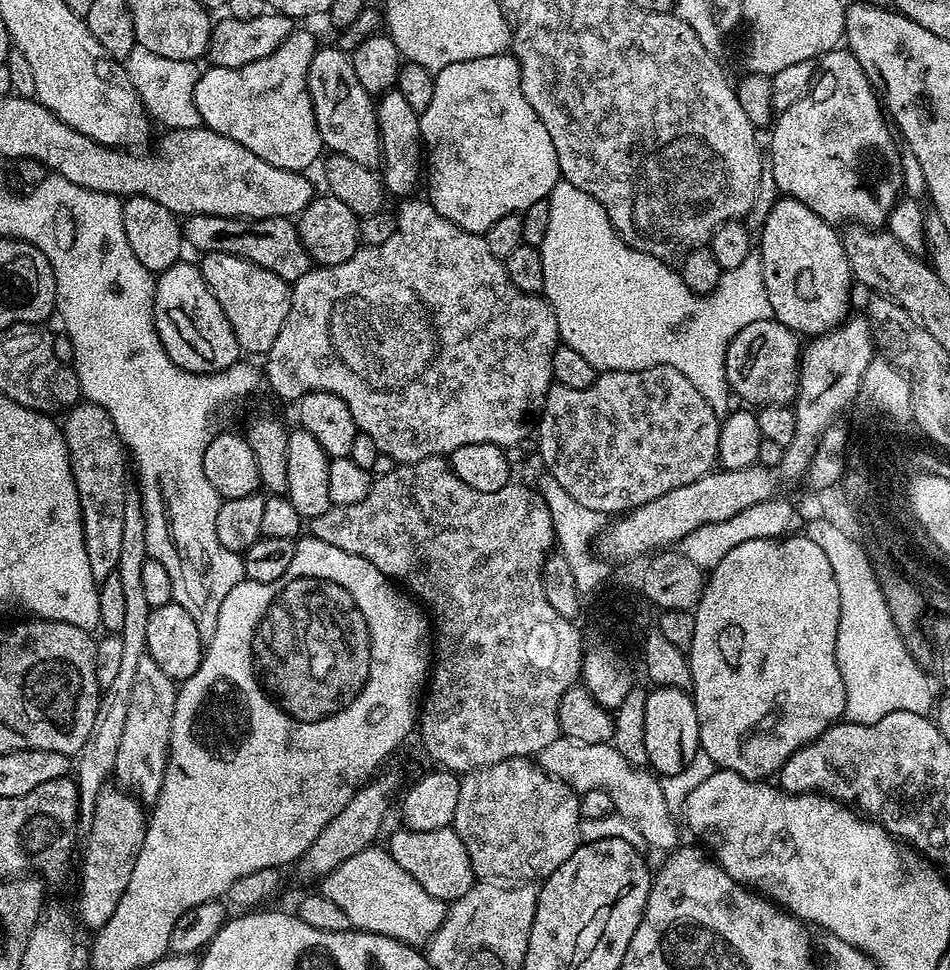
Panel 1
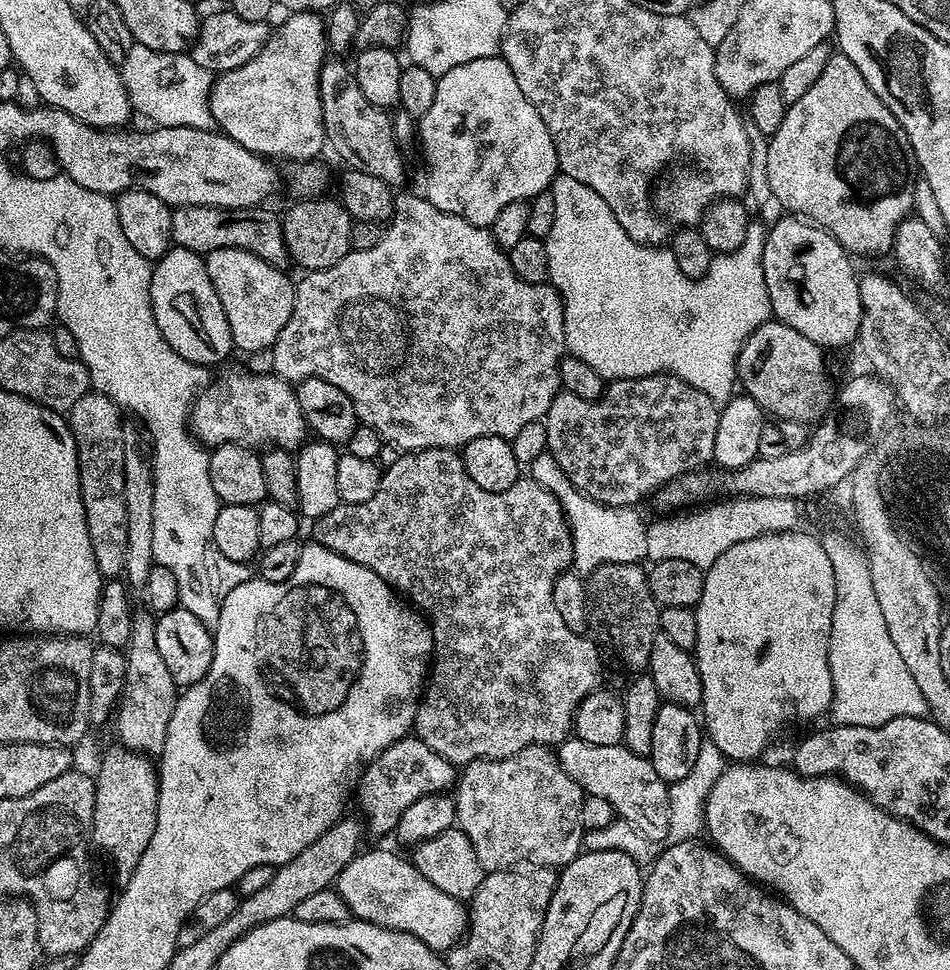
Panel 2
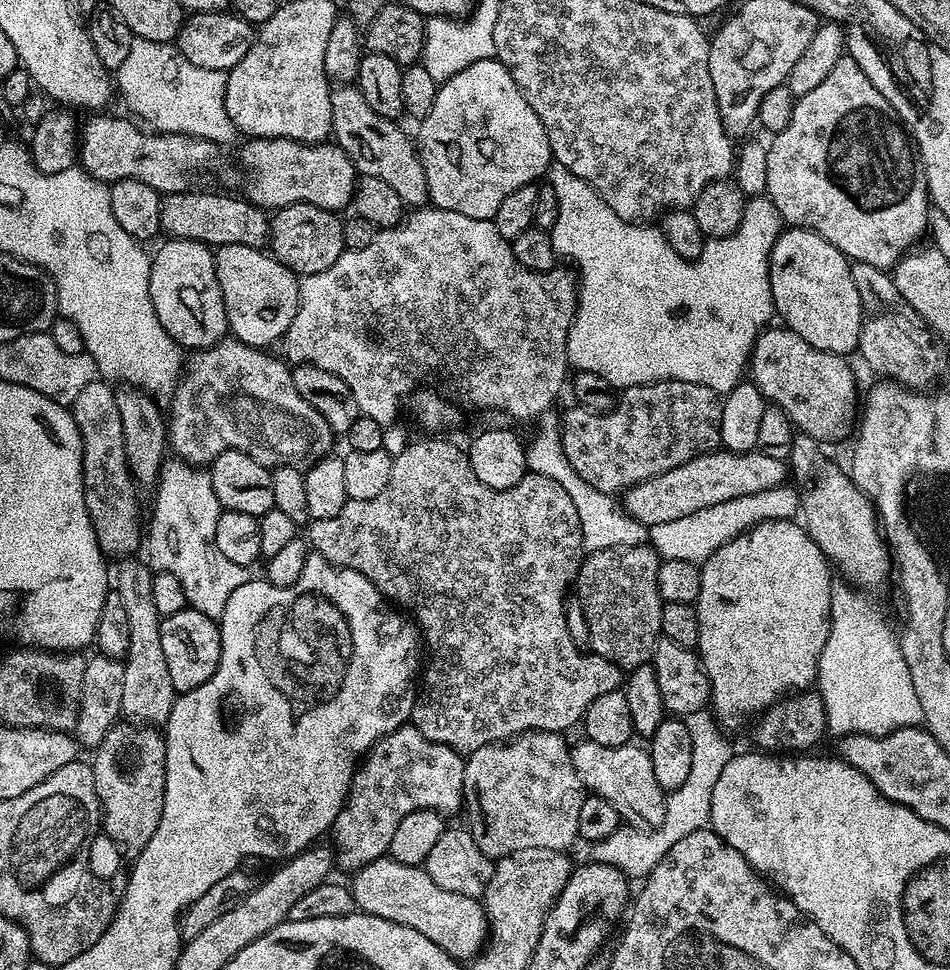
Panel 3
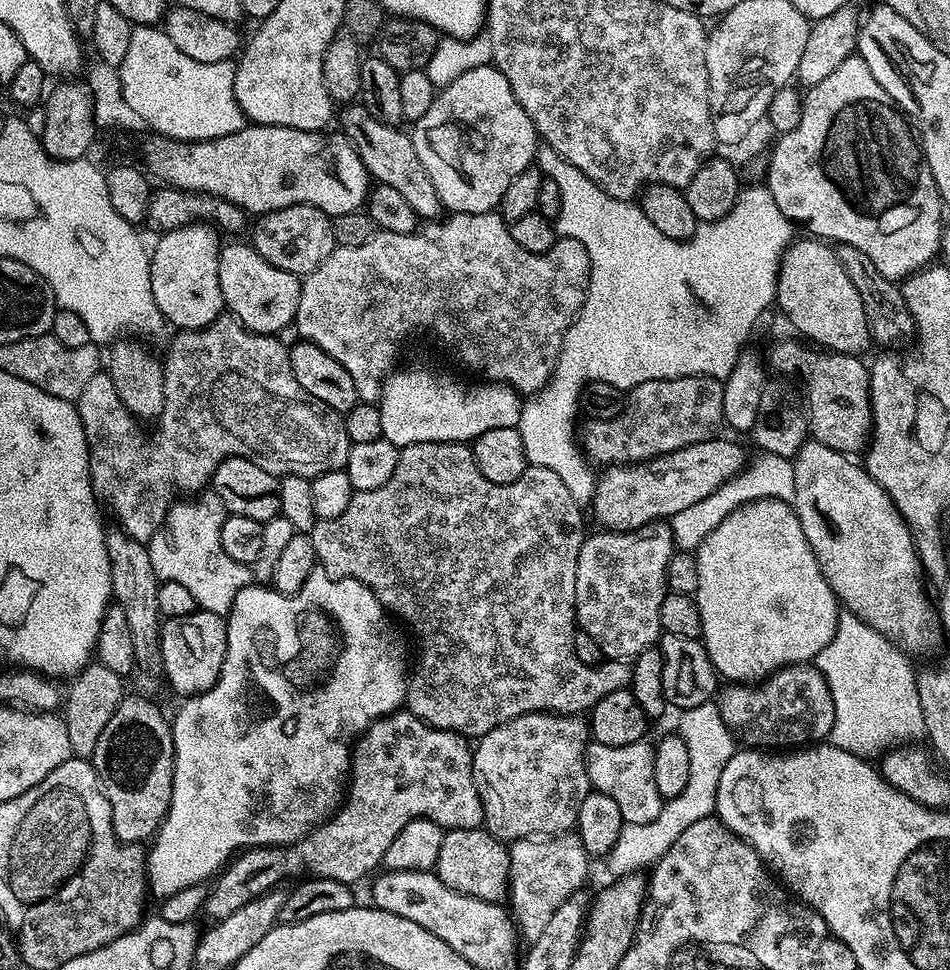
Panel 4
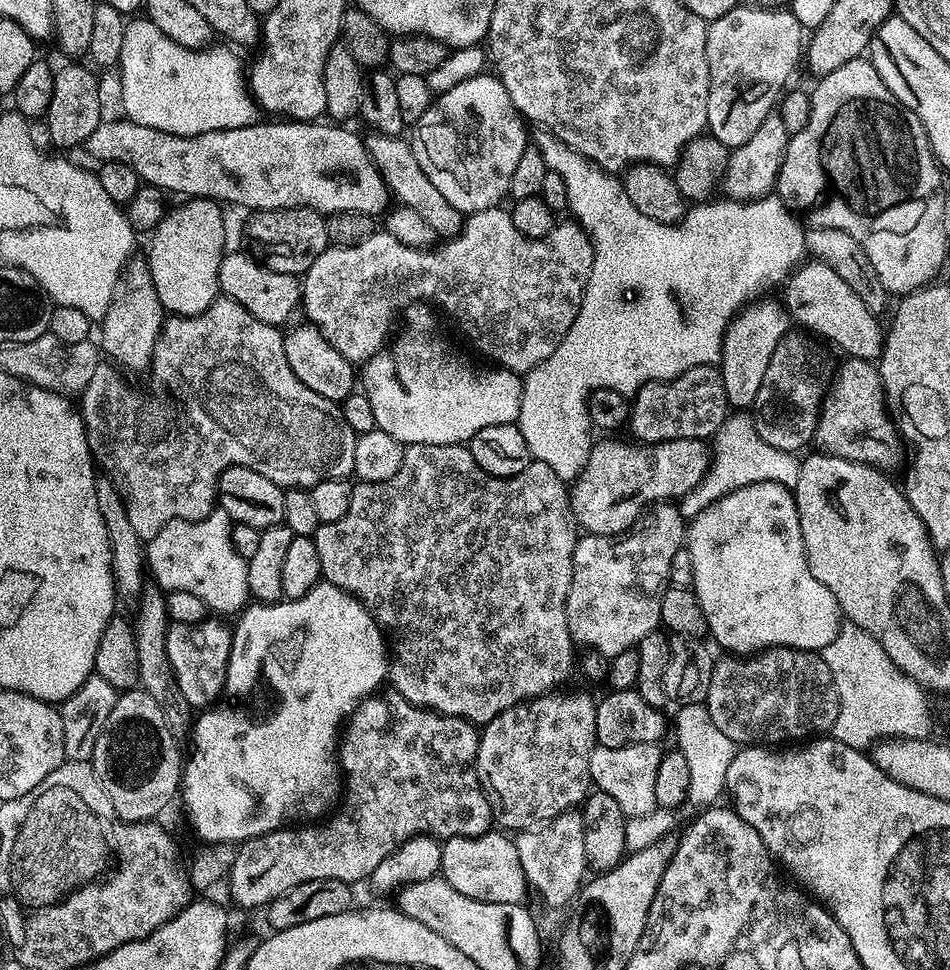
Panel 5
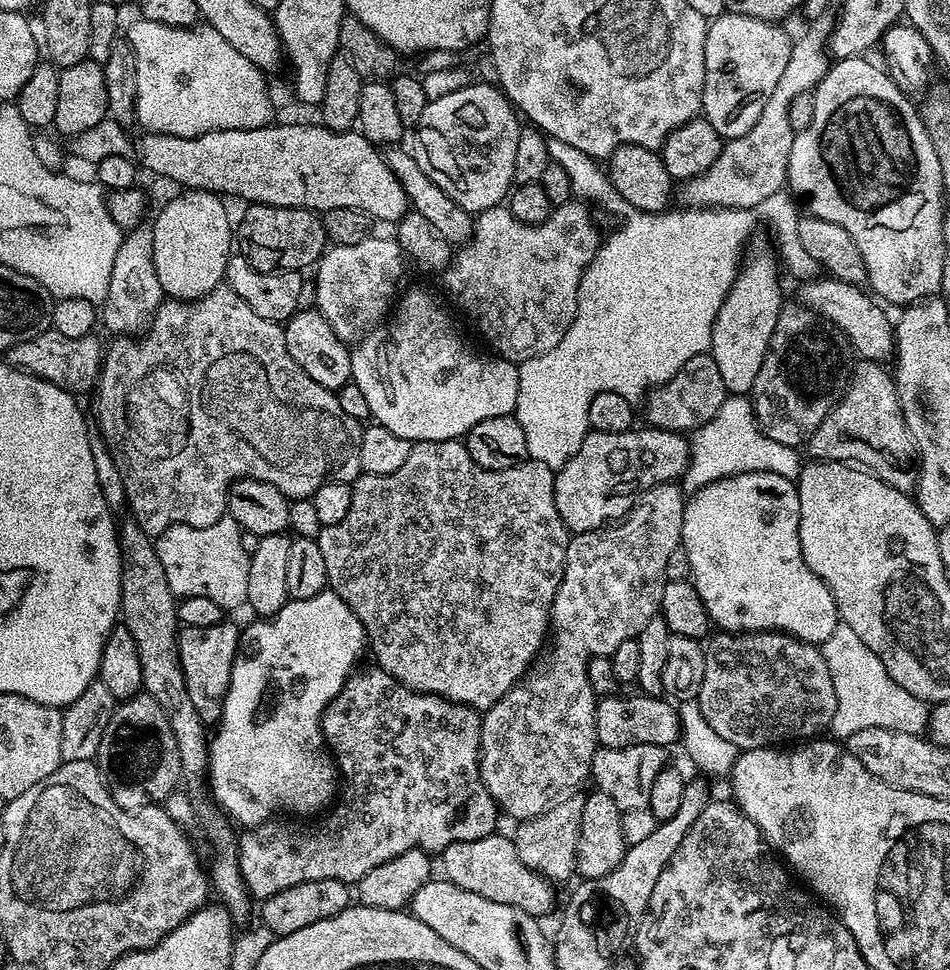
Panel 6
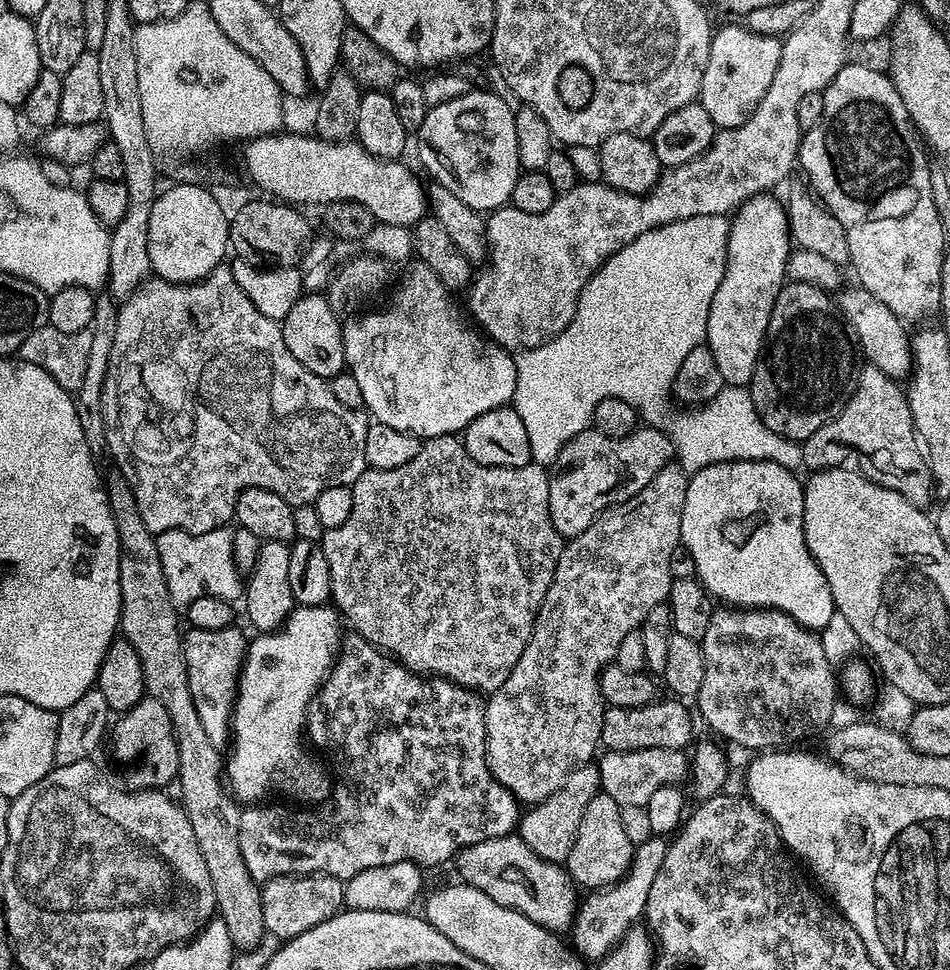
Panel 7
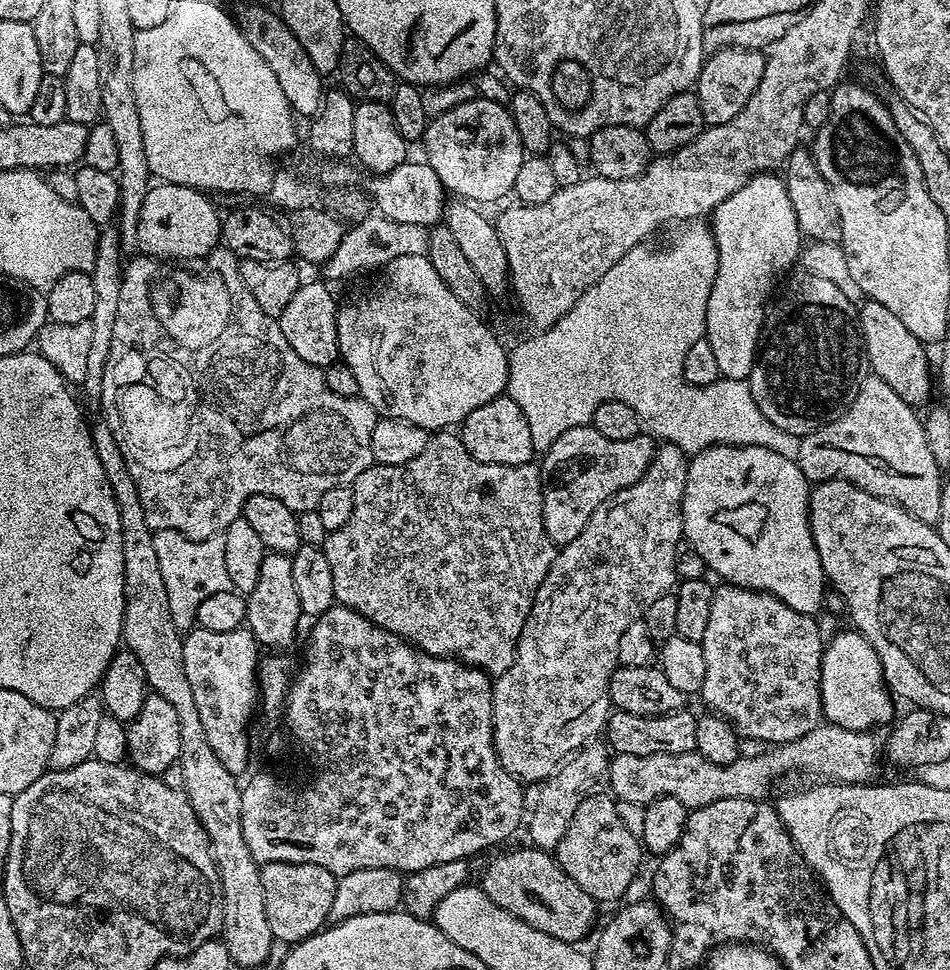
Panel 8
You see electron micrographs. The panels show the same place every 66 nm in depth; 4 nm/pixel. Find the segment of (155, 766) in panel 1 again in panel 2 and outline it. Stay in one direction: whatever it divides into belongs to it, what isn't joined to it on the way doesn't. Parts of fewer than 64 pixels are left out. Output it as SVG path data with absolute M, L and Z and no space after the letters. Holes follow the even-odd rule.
M147 610L133 611L130 642L126 649L124 694L114 714L119 743L134 752L145 754L159 754L164 748L170 714L174 714L178 695L178 685L174 678L170 678L170 670L166 670L166 661L158 651L155 633L156 616Z

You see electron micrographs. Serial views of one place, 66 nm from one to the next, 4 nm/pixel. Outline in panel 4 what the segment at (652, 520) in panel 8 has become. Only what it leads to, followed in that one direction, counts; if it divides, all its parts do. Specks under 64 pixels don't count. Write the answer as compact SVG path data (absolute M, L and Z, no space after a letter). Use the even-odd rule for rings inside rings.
M657 522L635 528L632 532L600 530L597 536L585 535L584 545L578 554L578 566L570 591L576 595L576 620L579 631L590 634L598 642L605 657L628 660L653 647L662 635L660 615L662 598L668 595L666 566L674 551L672 530L667 523ZM527 712L500 724L479 737L472 748L472 785L484 807L483 827L501 842L529 838L555 838L575 829L578 806L590 791L584 754L590 743L590 728L579 715L562 716L550 712Z

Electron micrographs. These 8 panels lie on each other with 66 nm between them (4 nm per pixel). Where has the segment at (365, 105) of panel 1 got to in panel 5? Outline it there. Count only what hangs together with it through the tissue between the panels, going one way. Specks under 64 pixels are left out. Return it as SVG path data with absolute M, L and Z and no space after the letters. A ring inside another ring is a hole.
M373 131L371 135L372 137L367 137L366 140L368 153L374 166L382 174L389 193L399 203L410 206L410 210L417 212L430 225L430 230L436 232L437 237L447 238L456 235L464 225L465 213L454 210L454 206L450 206L450 202L446 202L446 197L434 187L434 182L426 178L426 170L422 170L422 165L418 163L411 143L400 136L387 136L378 131Z

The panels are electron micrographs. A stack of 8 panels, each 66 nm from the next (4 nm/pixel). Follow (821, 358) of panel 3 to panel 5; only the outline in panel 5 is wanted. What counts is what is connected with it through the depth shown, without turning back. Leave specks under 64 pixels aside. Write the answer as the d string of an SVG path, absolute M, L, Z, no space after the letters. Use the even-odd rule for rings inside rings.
M848 358L843 362L832 384L830 380L827 385L824 403L820 405L815 443L832 456L889 470L900 460L902 440L884 399L879 367L871 360Z

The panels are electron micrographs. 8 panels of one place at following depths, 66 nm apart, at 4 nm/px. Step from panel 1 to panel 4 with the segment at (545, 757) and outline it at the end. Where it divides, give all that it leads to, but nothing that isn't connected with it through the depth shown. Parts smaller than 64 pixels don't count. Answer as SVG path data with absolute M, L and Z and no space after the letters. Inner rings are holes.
M648 742L630 746L602 746L589 743L584 754L584 768L588 771L588 783L595 791L614 798L618 810L622 810L625 824L645 824L658 818L662 798L658 786L654 786L653 745Z

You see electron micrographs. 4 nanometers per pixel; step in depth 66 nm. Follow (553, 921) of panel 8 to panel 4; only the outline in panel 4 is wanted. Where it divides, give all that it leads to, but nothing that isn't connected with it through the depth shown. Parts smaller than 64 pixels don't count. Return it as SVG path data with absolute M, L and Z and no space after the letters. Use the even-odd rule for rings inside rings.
M483 827L453 828L445 831L434 869L446 886L467 896L500 902L508 894L508 848Z

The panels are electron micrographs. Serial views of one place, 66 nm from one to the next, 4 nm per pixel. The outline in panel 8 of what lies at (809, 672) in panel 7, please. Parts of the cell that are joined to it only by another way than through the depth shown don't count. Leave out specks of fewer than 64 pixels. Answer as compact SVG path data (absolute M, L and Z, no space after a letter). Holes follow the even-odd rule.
M719 583L713 589L709 625L701 640L706 675L699 695L709 707L707 709L730 721L743 739L774 746L796 741L816 729L823 721L820 682L824 649L824 637L817 622L815 617L786 606L770 592Z

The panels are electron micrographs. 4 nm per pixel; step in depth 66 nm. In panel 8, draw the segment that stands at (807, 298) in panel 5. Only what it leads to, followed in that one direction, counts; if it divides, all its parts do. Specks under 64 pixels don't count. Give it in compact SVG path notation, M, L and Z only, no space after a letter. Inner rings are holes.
M865 299L858 308L858 323L864 336L864 355L871 375L882 378L902 402L913 406L927 405L934 386L934 368L928 365L929 349L882 302Z

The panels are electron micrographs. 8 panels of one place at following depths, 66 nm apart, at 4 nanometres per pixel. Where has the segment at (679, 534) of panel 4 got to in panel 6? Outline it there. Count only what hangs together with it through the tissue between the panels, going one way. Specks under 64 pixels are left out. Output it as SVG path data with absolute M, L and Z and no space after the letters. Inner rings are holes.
M732 394L722 402L718 414L714 414L710 422L691 433L690 459L682 484L685 489L695 490L705 488L715 480L747 472L782 474L782 478L796 482L799 481L802 467L800 454L797 449L782 446L782 442L774 442L774 438L766 438L756 421L751 399L744 394Z

